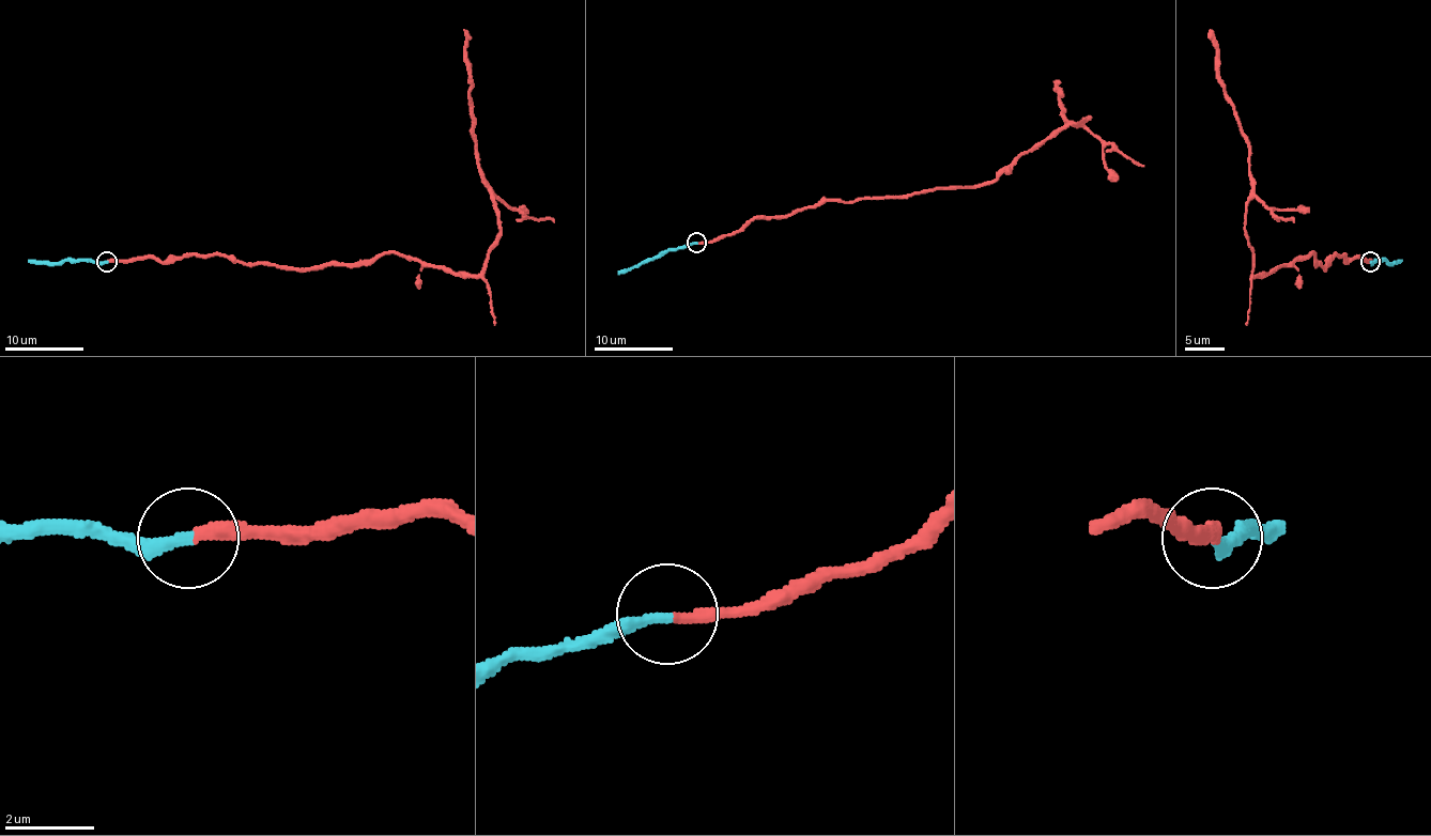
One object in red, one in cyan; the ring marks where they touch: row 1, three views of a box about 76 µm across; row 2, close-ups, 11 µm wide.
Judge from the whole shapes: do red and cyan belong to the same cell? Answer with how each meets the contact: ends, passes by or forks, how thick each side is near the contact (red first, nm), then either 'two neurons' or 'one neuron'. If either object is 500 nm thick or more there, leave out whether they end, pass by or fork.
red ends there; cyan ends there; 320 nm thick on the red side, 280 nm on the other; one neuron

